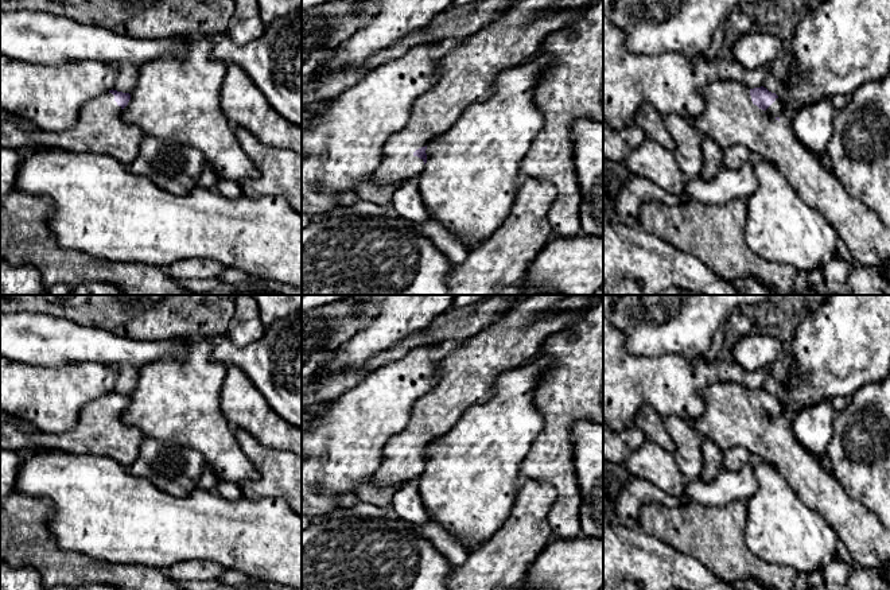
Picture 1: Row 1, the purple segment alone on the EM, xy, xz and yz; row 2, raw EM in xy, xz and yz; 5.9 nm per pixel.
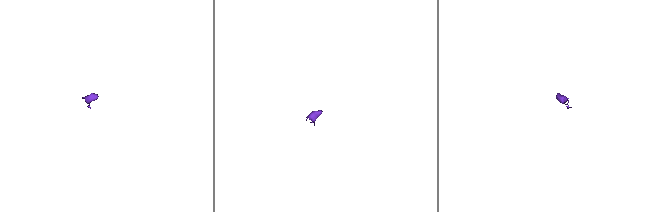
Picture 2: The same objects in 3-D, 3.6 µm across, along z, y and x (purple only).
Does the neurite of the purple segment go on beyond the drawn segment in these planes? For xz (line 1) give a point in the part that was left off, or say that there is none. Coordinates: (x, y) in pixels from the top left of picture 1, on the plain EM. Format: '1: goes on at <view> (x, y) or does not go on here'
1: goes on at xz (467, 376)

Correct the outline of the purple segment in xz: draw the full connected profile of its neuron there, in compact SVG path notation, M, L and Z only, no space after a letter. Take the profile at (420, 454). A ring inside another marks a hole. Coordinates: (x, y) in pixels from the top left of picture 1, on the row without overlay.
M529 295L520 300L508 315L443 358L439 380L415 401L404 430L388 440L384 449L384 461L369 484L377 488L392 486L397 489L408 482L416 482L427 465L427 447L447 432L463 411L474 404L489 401L491 399L490 391L502 373L513 372L535 360L549 335L583 319L590 307L566 311L556 308L556 304L568 296L571 295Z

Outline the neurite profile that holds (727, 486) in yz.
M747 463L737 473L723 467L719 476L708 482L689 480L685 484L684 494L691 504L722 506L730 501L747 502L755 489L754 463Z

